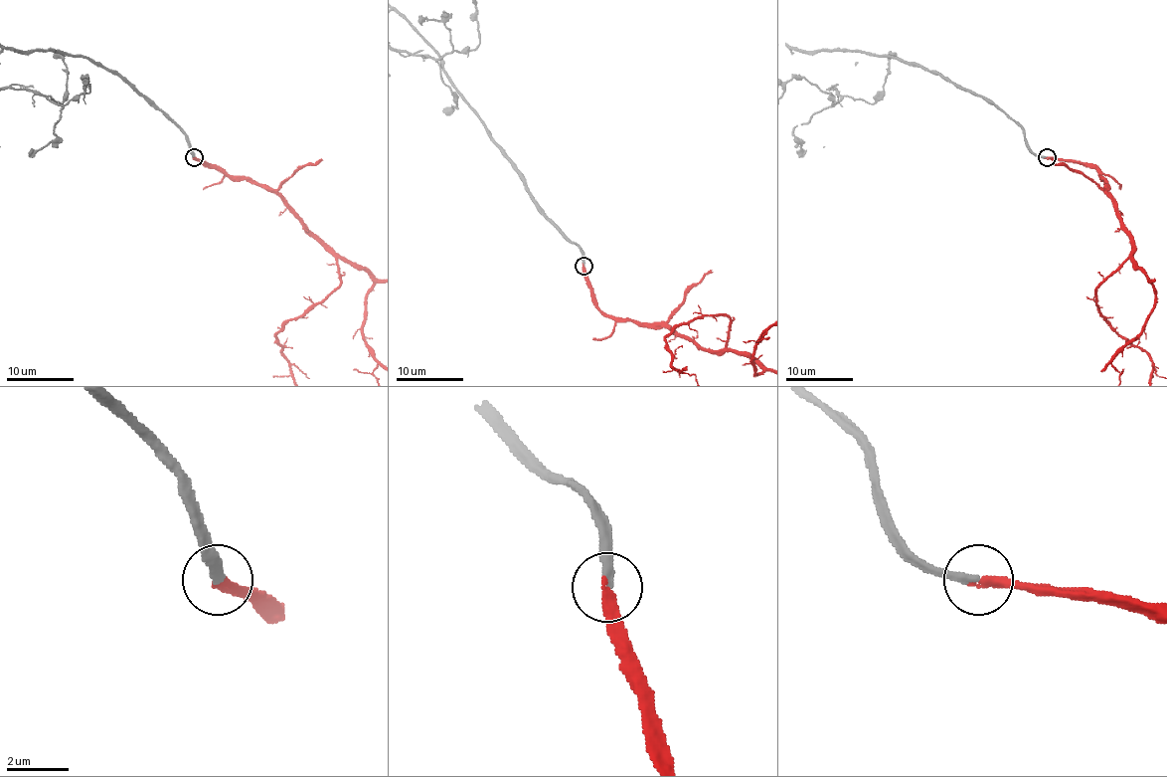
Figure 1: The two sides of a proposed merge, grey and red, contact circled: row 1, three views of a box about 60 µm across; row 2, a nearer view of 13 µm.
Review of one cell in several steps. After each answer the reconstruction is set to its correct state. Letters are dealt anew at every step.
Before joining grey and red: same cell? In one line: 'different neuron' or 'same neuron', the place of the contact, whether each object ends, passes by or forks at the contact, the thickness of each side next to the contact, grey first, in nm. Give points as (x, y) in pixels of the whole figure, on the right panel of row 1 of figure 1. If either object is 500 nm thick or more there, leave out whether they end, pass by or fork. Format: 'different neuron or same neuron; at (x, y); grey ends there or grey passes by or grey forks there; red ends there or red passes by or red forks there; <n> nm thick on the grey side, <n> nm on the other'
same neuron; at (1047, 157); grey ends there; red ends there; 240 nm thick on the grey side, 280 nm on the other

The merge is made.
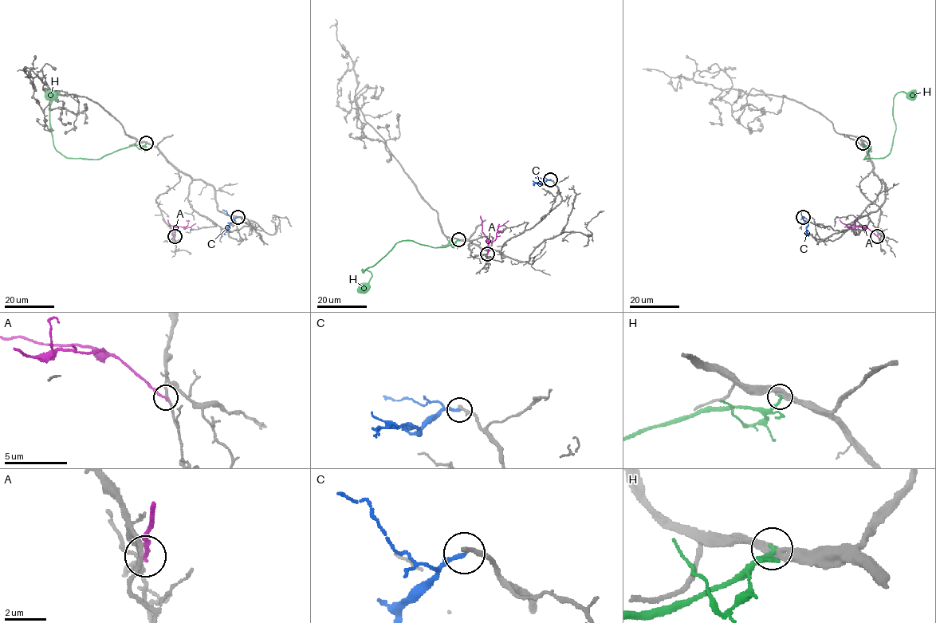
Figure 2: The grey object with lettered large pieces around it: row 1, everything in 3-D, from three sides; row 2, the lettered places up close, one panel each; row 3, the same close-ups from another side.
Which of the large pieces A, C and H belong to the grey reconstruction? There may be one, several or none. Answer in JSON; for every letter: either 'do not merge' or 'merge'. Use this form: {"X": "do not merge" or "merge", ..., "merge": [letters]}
{"A": "do not merge", "C": "do not merge", "H": "do not merge", "merge": []}

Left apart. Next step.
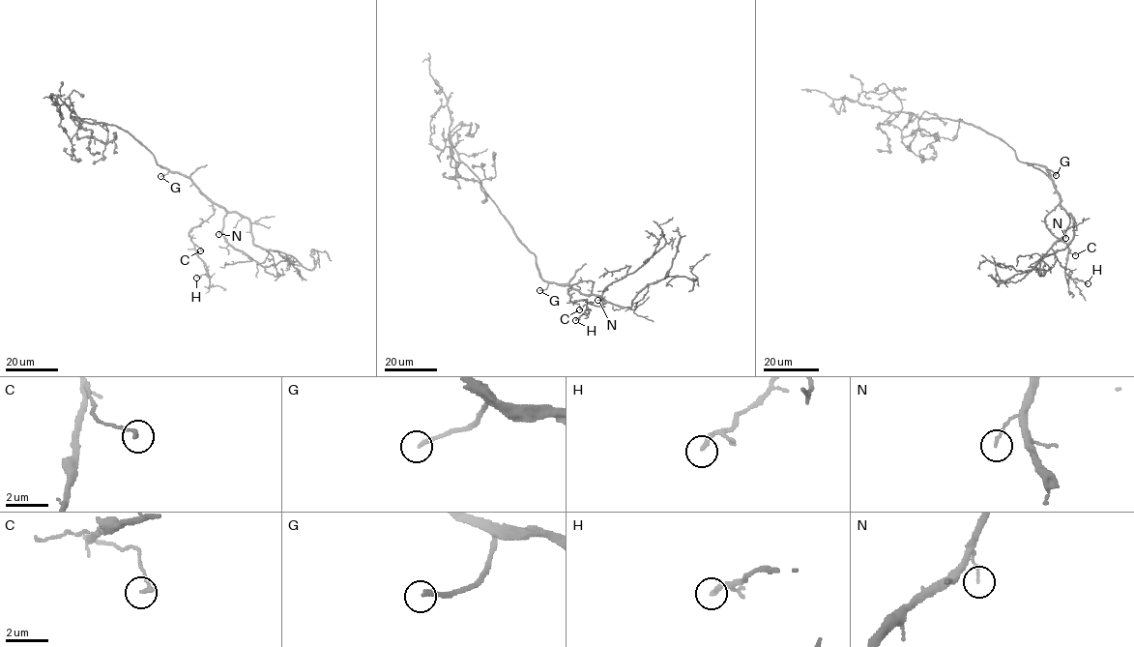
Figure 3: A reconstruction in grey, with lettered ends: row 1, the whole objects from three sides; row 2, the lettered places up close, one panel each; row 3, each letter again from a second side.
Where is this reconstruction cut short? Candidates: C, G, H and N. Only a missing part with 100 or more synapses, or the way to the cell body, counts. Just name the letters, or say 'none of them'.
G

